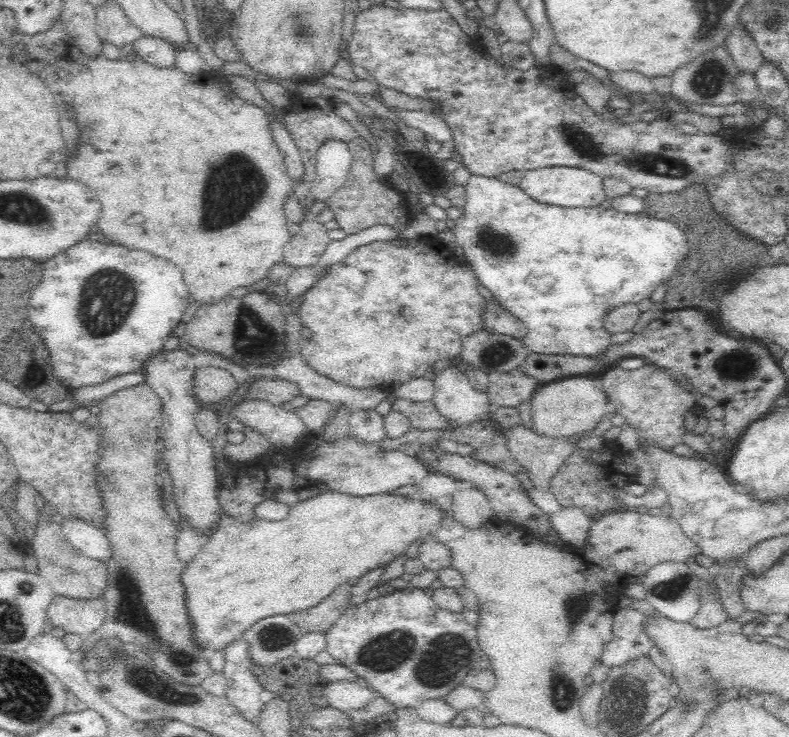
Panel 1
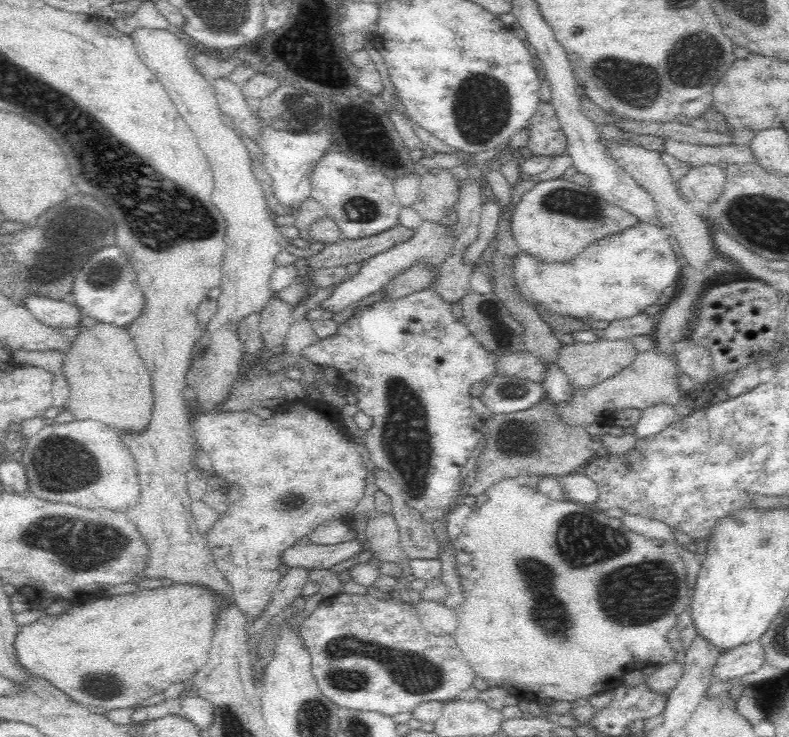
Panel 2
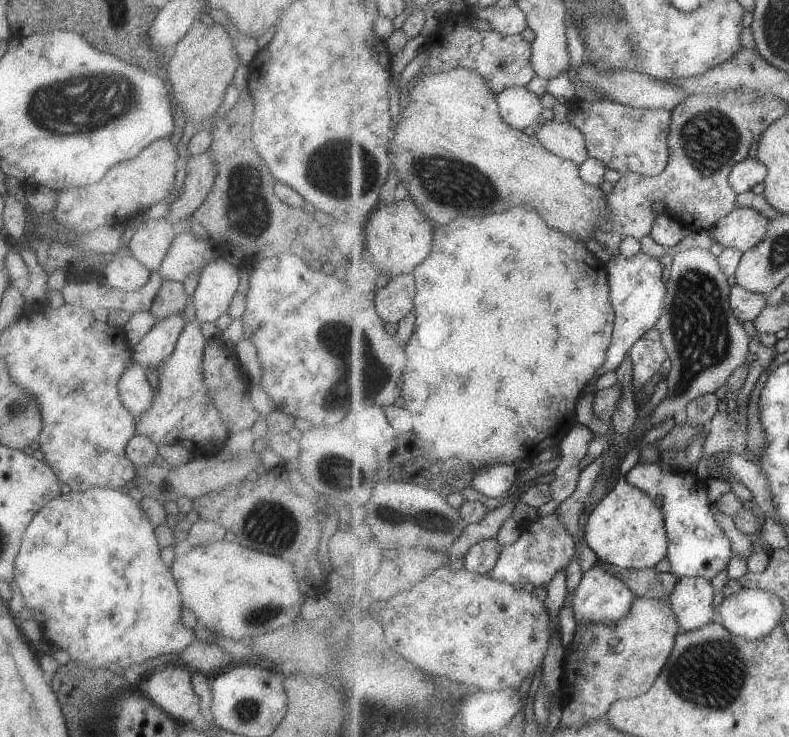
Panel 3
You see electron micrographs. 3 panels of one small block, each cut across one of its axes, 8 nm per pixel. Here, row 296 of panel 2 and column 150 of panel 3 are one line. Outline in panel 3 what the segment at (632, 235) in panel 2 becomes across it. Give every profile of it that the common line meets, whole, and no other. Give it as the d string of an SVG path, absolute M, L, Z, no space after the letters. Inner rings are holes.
M91 486L89 490L73 490L66 494L59 494L51 500L47 500L43 506L33 514L31 522L23 530L19 550L13 560L15 572L15 582L17 588L25 600L27 608L37 608L39 610L39 625L41 634L45 642L63 650L71 662L77 662L79 666L85 666L87 670L93 672L111 672L117 668L133 668L136 664L141 664L147 660L156 659L157 656L170 656L179 654L187 646L197 641L192 630L181 623L181 597L175 584L175 579L170 573L159 554L159 546L155 538L155 532L147 515L140 510L140 502L135 502L124 494L119 488L102 488L101 486Z

